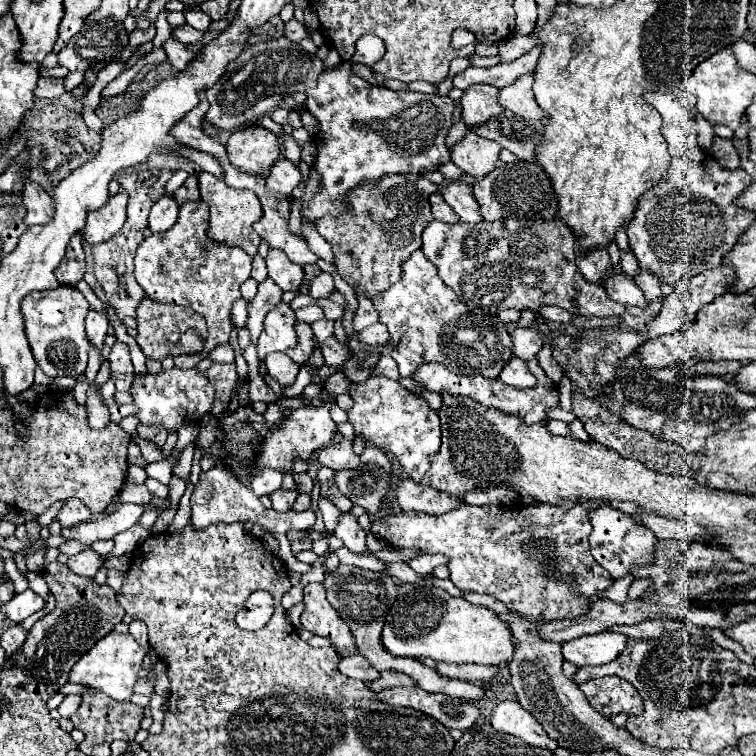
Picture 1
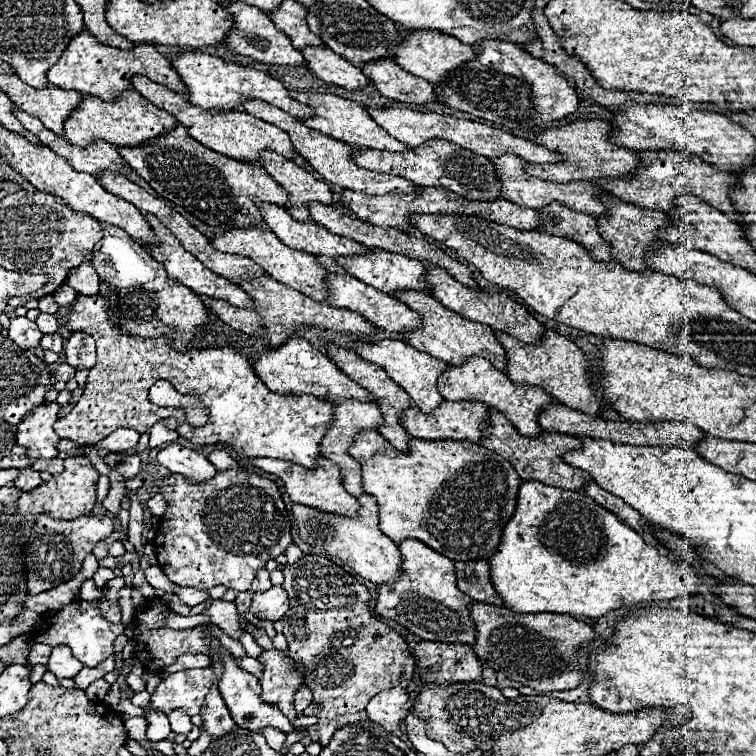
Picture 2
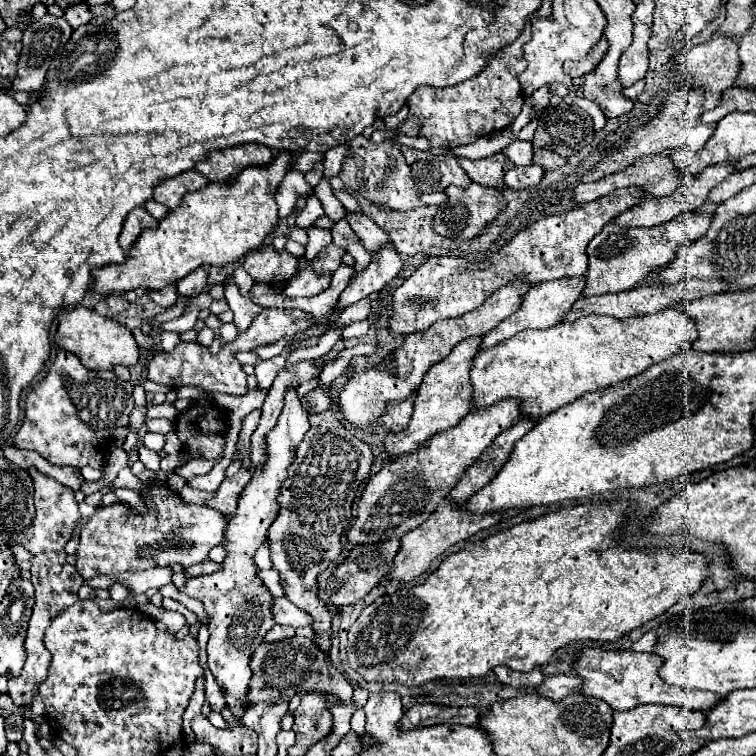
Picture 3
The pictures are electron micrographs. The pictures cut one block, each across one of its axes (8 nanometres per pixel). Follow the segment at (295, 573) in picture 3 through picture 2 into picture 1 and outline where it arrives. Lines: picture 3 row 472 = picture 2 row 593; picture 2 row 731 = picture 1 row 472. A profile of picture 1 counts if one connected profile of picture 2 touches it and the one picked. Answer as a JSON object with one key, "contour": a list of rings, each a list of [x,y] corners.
{"contour":[[[322,466],[318,470],[318,484],[320,484],[320,496],[328,498],[330,502],[334,502],[342,512],[348,512],[352,508],[352,502],[336,488],[336,482],[334,482],[334,476],[336,472],[332,468],[326,468]]]}

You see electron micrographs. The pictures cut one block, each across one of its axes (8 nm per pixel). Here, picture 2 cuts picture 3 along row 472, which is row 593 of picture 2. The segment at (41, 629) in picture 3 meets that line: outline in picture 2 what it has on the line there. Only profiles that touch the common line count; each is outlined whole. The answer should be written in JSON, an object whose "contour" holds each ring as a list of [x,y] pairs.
{"contour":[[[42,516],[34,526],[34,540],[26,550],[28,592],[36,596],[74,578],[80,572],[82,560],[96,548],[100,540],[108,538],[112,532],[112,520],[106,516],[80,516],[76,520],[54,520]]]}

